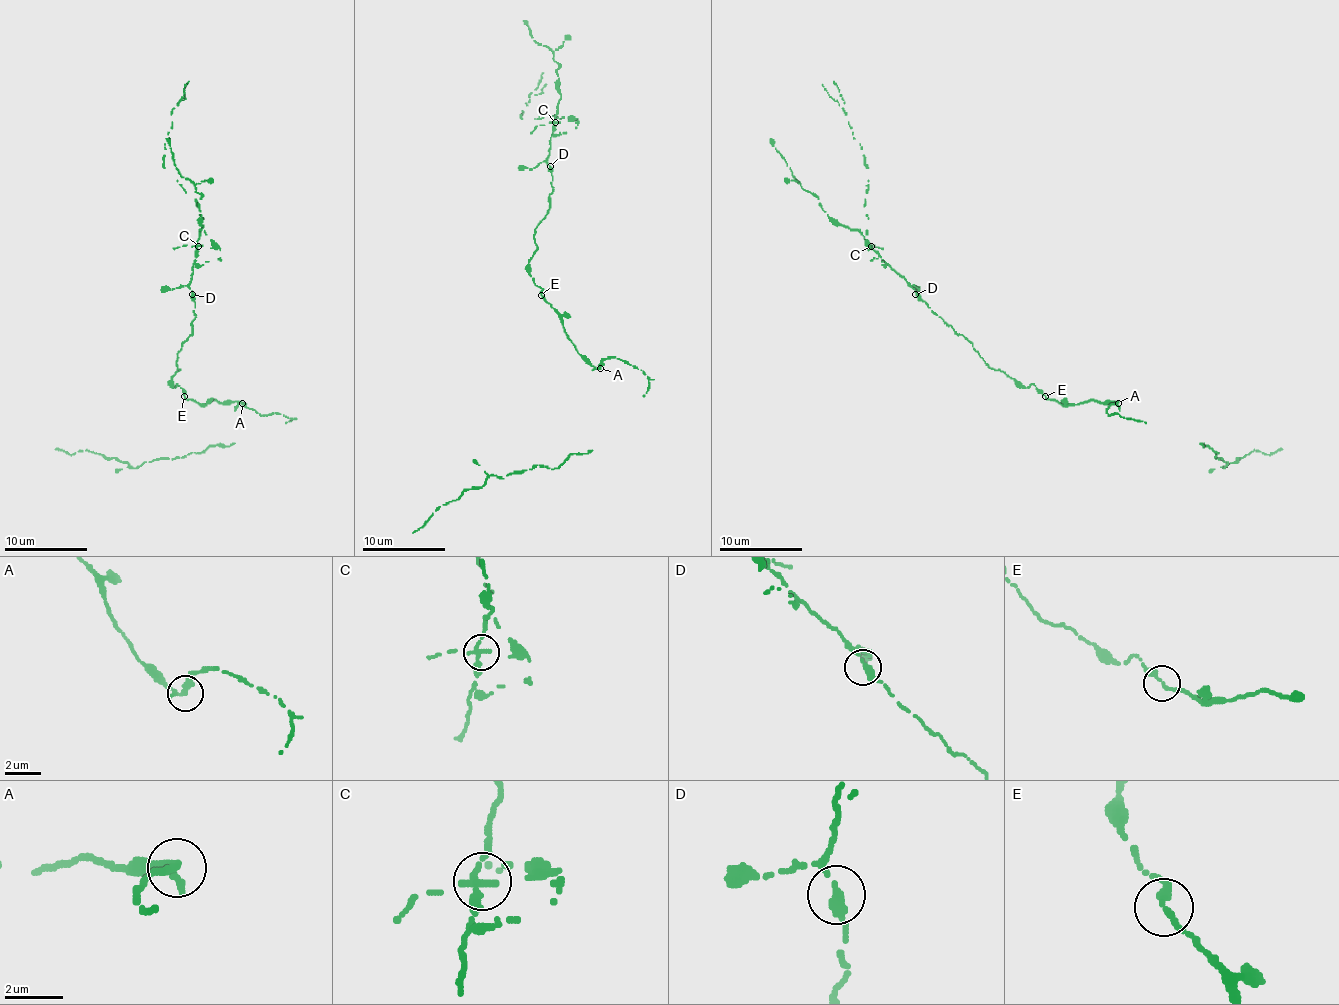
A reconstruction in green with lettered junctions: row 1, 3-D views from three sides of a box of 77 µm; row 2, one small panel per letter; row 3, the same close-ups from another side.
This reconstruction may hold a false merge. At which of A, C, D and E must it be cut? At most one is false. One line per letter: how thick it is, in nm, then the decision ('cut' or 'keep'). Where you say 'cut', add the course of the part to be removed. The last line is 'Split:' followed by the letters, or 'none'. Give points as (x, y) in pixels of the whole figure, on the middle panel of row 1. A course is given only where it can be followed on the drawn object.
A: 240 nm | keep
C: 240 nm | cut
D: 300 nm | keep
E: 240 nm | keep
Split: C

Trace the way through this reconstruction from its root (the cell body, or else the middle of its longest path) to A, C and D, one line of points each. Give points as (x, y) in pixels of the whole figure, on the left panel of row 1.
A: (184, 396), (205, 405), (211, 401), (242, 403)
C: (184, 396), (171, 378), (192, 334), (188, 284), (198, 246)
D: (184, 396), (178, 384), (171, 386), (171, 378), (180, 369), (176, 363), (178, 353), (192, 334), (192, 294)

